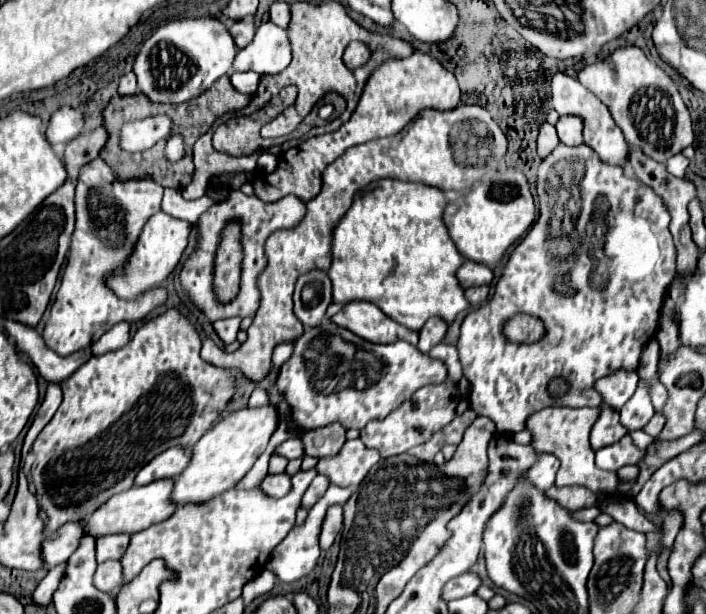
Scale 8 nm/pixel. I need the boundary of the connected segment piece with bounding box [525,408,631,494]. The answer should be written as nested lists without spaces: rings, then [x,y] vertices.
[[[545,408],[545,410],[539,410],[537,414],[529,416],[529,422],[525,422],[525,428],[533,436],[533,440],[531,440],[533,448],[557,454],[557,458],[561,460],[561,468],[557,472],[555,486],[579,484],[579,486],[589,488],[591,492],[605,492],[605,494],[621,492],[621,494],[625,494],[631,488],[631,484],[619,484],[615,472],[599,470],[595,466],[595,462],[593,462],[595,454],[589,448],[589,432],[591,432],[593,422],[597,420],[597,414],[599,414],[597,410],[599,408],[581,408],[581,410],[573,410],[573,408]]]

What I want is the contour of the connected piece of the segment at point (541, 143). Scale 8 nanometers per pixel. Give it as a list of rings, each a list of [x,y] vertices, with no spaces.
[[[543,122],[539,126],[539,138],[537,138],[537,152],[541,158],[549,156],[549,152],[559,144],[559,138],[557,138],[557,132],[555,132],[555,126]]]

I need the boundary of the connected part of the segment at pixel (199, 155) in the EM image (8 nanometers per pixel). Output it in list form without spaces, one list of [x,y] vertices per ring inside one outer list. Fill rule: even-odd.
[[[230,114],[218,118],[207,134],[203,134],[195,144],[193,144],[193,162],[195,162],[195,176],[189,186],[183,188],[183,198],[185,200],[197,200],[205,194],[207,184],[213,176],[221,174],[233,174],[233,172],[253,172],[257,168],[257,158],[259,154],[251,154],[245,158],[233,158],[229,154],[221,154],[211,146],[211,136],[219,124],[228,119]]]

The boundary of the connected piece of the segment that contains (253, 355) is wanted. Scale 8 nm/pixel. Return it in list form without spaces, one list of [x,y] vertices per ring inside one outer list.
[[[461,104],[453,110],[421,110],[421,114],[403,130],[399,132],[395,138],[389,140],[371,140],[359,146],[349,148],[341,158],[337,158],[337,162],[329,164],[325,174],[323,174],[323,188],[321,194],[313,200],[307,202],[307,214],[303,216],[303,220],[287,230],[275,230],[267,242],[265,242],[265,254],[269,258],[269,264],[265,268],[265,272],[258,278],[258,287],[261,290],[261,306],[259,306],[256,316],[252,324],[247,329],[247,339],[237,350],[227,354],[223,348],[219,348],[211,338],[203,340],[203,348],[201,348],[201,358],[207,362],[213,362],[215,366],[229,366],[229,368],[239,368],[249,380],[259,382],[261,378],[265,378],[269,366],[271,366],[271,354],[275,350],[277,344],[285,342],[285,340],[295,340],[303,334],[303,326],[301,322],[295,318],[293,314],[293,288],[295,288],[295,280],[305,274],[307,270],[313,268],[321,268],[321,270],[329,270],[329,262],[331,262],[331,244],[333,244],[333,228],[337,226],[337,222],[347,214],[347,210],[353,204],[355,194],[369,182],[381,180],[381,178],[397,178],[397,180],[411,180],[411,182],[423,182],[429,186],[437,186],[441,190],[461,190],[467,192],[475,180],[481,178],[481,170],[487,166],[487,158],[491,158],[495,154],[495,146],[499,146],[495,142],[495,138],[503,138],[507,144],[507,138],[503,134],[503,130],[499,128],[499,124],[491,118],[491,114],[479,106],[479,104]]]

